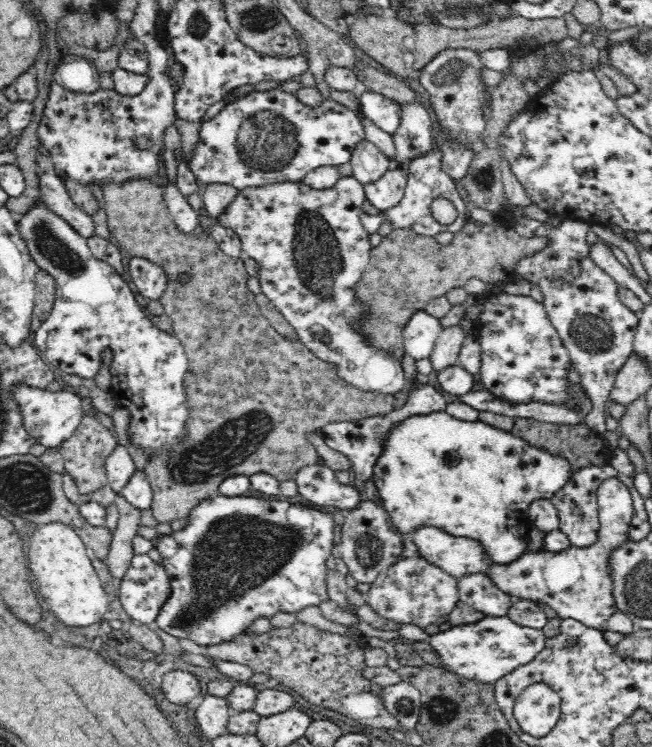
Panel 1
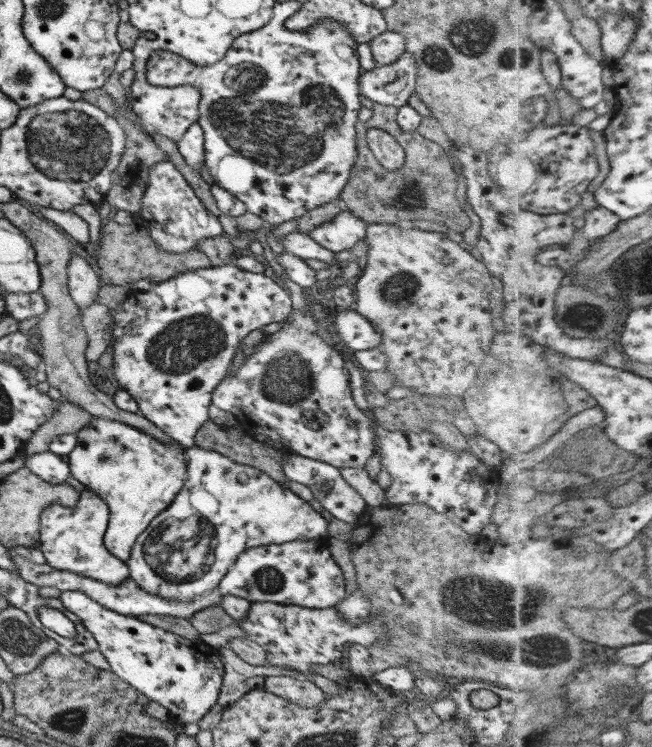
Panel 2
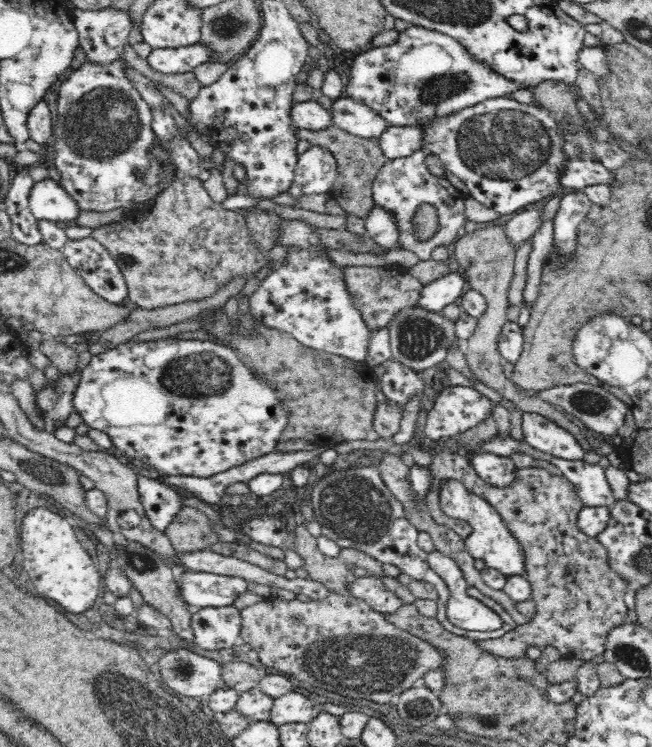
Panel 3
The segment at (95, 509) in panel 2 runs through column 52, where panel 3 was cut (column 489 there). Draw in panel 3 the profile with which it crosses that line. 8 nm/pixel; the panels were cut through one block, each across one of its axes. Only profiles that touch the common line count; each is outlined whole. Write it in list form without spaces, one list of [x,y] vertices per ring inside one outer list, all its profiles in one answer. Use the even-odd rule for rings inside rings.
[[[446,481],[441,486],[439,494],[442,510],[452,518],[459,518],[471,524],[472,533],[464,542],[466,551],[472,555],[474,560],[483,560],[485,566],[494,568],[504,576],[527,576],[525,556],[520,543],[514,539],[514,535],[508,530],[508,526],[502,520],[499,512],[493,506],[470,493],[462,483],[458,481]]]

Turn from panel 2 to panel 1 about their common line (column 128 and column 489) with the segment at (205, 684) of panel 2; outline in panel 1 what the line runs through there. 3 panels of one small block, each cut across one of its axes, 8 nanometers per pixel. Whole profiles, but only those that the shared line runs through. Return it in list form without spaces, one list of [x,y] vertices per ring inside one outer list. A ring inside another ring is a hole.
[[[486,616],[480,622],[450,627],[433,635],[416,625],[404,623],[398,628],[398,634],[412,642],[429,644],[439,659],[440,667],[447,672],[484,684],[494,684],[518,667],[532,662],[547,641],[542,630],[520,626],[507,616]]]

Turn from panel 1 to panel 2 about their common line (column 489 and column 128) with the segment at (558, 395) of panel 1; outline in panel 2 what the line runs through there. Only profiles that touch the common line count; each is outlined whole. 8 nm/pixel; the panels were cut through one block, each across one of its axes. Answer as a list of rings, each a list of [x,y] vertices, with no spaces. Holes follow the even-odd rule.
[[[233,264],[185,271],[164,281],[153,283],[153,286],[146,291],[130,291],[115,311],[111,310],[111,340],[109,343],[112,343],[111,356],[113,364],[111,364],[111,369],[114,379],[121,388],[125,389],[135,399],[138,415],[149,420],[161,433],[164,433],[173,442],[177,442],[179,446],[185,446],[185,448],[192,447],[197,430],[205,422],[209,421],[207,406],[212,398],[213,389],[219,384],[219,381],[227,376],[227,369],[231,365],[231,357],[233,357],[237,346],[241,344],[241,339],[247,336],[251,330],[255,330],[255,328],[263,327],[266,324],[271,324],[271,322],[285,320],[291,311],[289,294],[286,294],[283,288],[270,277],[263,275],[263,273],[241,270],[241,268],[233,266]]]

